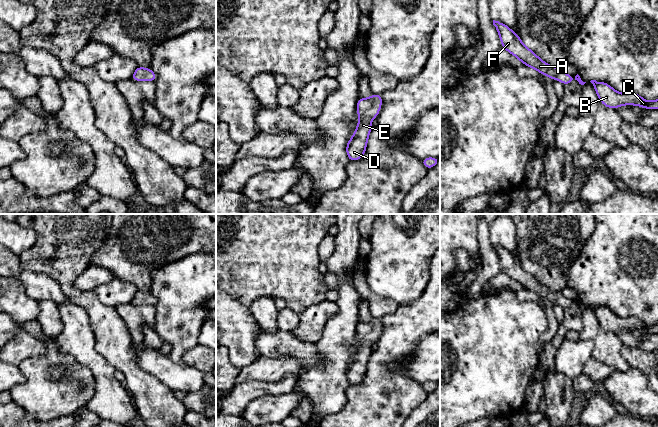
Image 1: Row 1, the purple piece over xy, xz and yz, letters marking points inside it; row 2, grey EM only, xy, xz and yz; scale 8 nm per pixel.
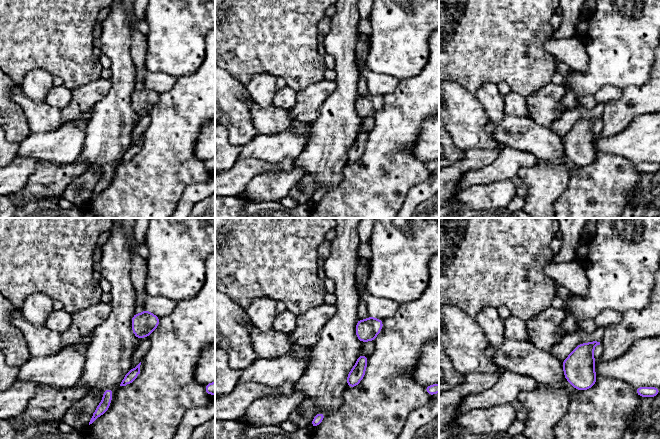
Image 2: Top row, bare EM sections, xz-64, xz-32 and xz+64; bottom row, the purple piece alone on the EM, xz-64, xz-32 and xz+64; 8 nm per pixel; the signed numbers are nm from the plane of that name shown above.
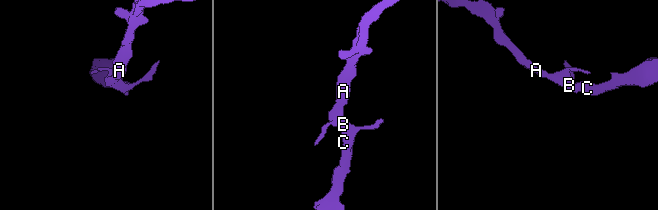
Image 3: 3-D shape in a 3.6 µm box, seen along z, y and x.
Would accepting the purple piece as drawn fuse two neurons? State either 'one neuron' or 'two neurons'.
one neuron

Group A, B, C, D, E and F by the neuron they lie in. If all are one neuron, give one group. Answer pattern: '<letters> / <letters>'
A B C D E F

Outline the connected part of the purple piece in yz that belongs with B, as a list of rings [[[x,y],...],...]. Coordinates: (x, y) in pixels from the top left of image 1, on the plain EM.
[[[590,305],[603,329],[608,332],[617,333],[622,329],[637,329],[645,333],[658,333],[658,323],[647,325],[636,317],[619,317],[609,308],[604,306]]]

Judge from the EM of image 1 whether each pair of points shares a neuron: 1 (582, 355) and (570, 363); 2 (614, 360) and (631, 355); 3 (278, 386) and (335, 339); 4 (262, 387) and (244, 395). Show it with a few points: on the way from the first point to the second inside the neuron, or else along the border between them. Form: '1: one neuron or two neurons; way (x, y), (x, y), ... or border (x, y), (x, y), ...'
1: one neuron; way (579, 355), (573, 360)
2: two neurons; border (623, 345), (621, 355), (630, 366)
3: two neurons; border (299, 375), (294, 389)
4: one neuron; way (258, 389), (248, 392)

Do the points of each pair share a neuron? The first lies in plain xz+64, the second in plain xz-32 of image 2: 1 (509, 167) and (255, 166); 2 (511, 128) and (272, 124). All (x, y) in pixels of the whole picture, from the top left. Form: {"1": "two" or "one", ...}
{"1": "one", "2": "one"}

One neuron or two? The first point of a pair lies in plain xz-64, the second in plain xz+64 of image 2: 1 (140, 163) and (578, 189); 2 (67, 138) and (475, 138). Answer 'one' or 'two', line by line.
1: one
2: two

